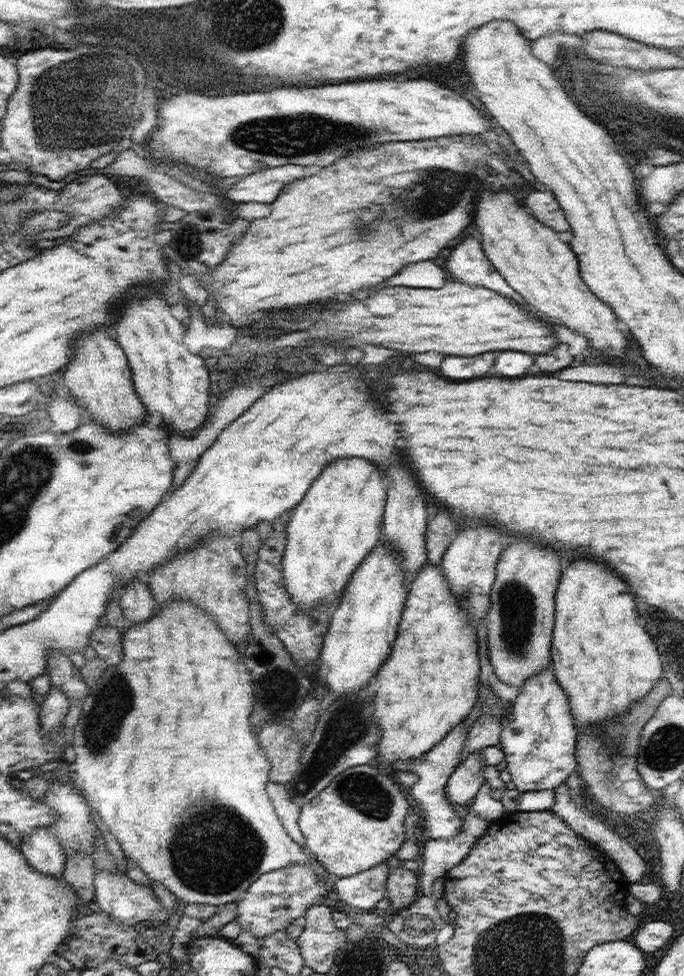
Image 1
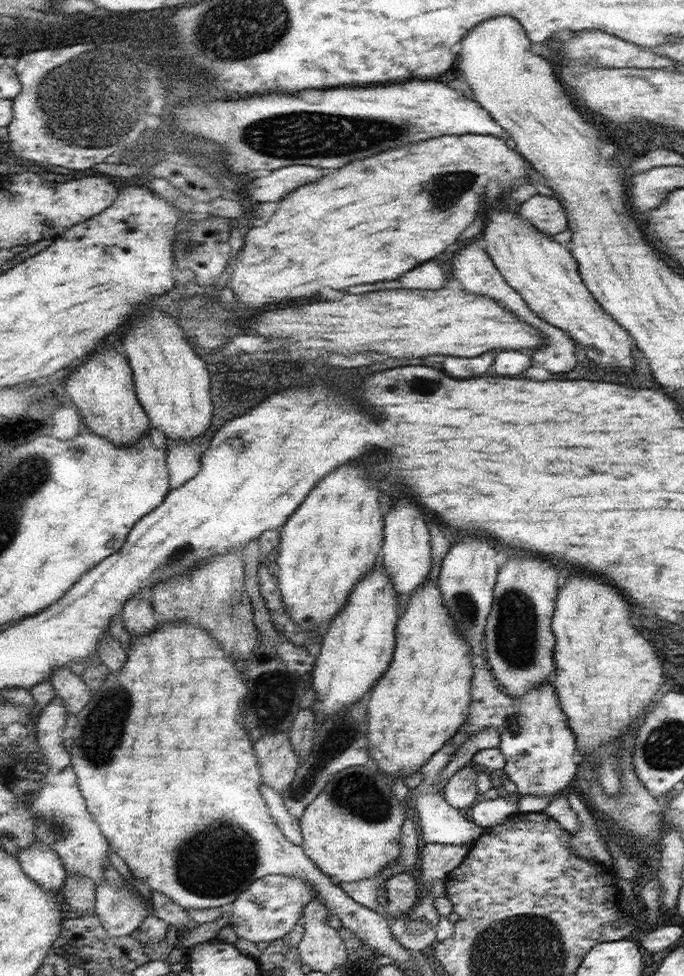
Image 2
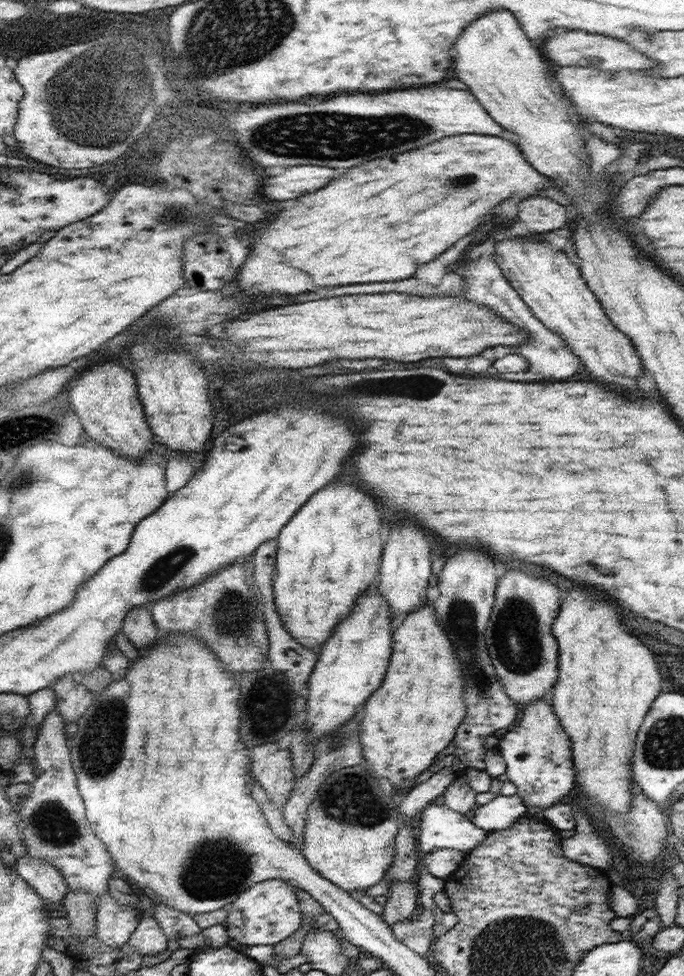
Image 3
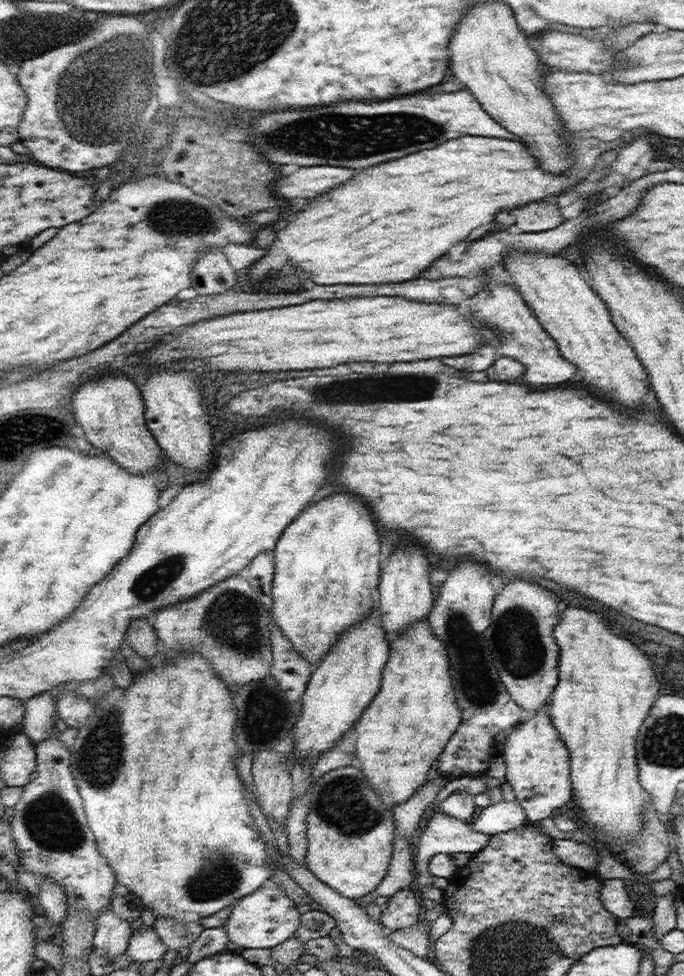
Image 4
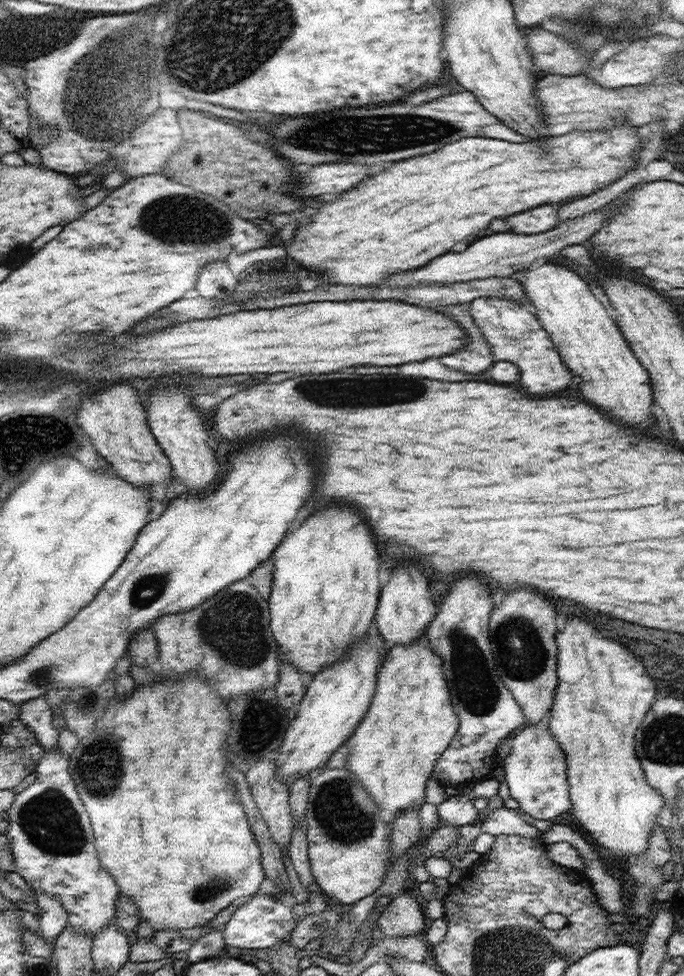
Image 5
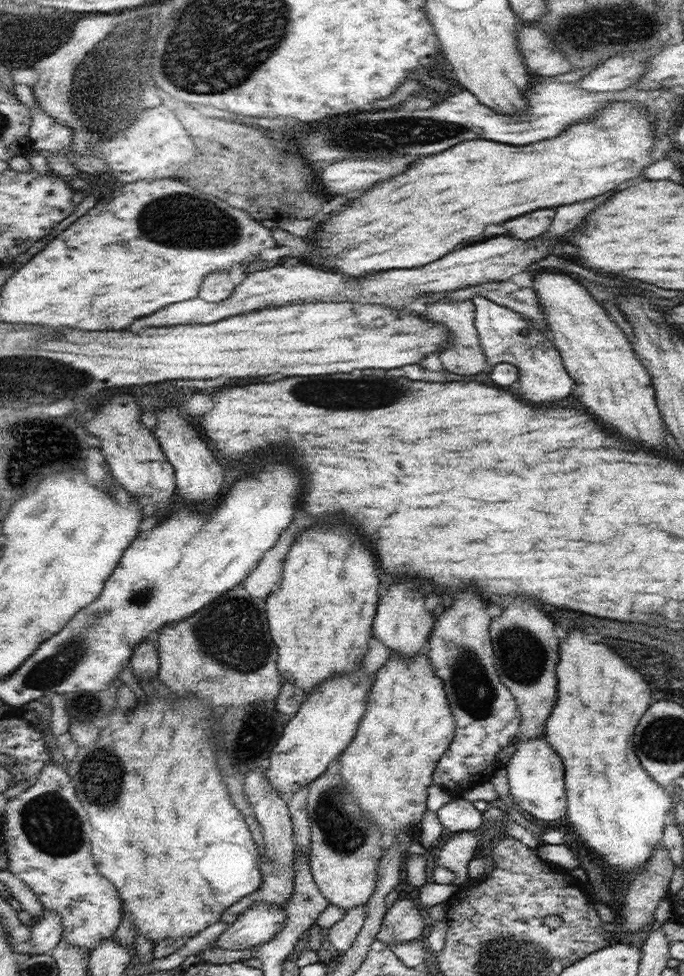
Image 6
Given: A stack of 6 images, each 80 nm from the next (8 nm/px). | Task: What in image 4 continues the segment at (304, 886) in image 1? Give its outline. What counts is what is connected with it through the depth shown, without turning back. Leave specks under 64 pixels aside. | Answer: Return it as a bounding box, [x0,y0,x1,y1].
[223,884,302,950]

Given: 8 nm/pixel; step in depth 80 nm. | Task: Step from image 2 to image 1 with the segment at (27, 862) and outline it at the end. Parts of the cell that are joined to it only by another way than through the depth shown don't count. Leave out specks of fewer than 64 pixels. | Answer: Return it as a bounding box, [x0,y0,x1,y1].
[19,826,66,876]

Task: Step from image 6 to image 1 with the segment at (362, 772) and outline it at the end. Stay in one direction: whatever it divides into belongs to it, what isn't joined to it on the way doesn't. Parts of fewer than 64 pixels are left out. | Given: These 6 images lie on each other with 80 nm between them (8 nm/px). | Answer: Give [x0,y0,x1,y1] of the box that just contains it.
[374,562,480,770]

